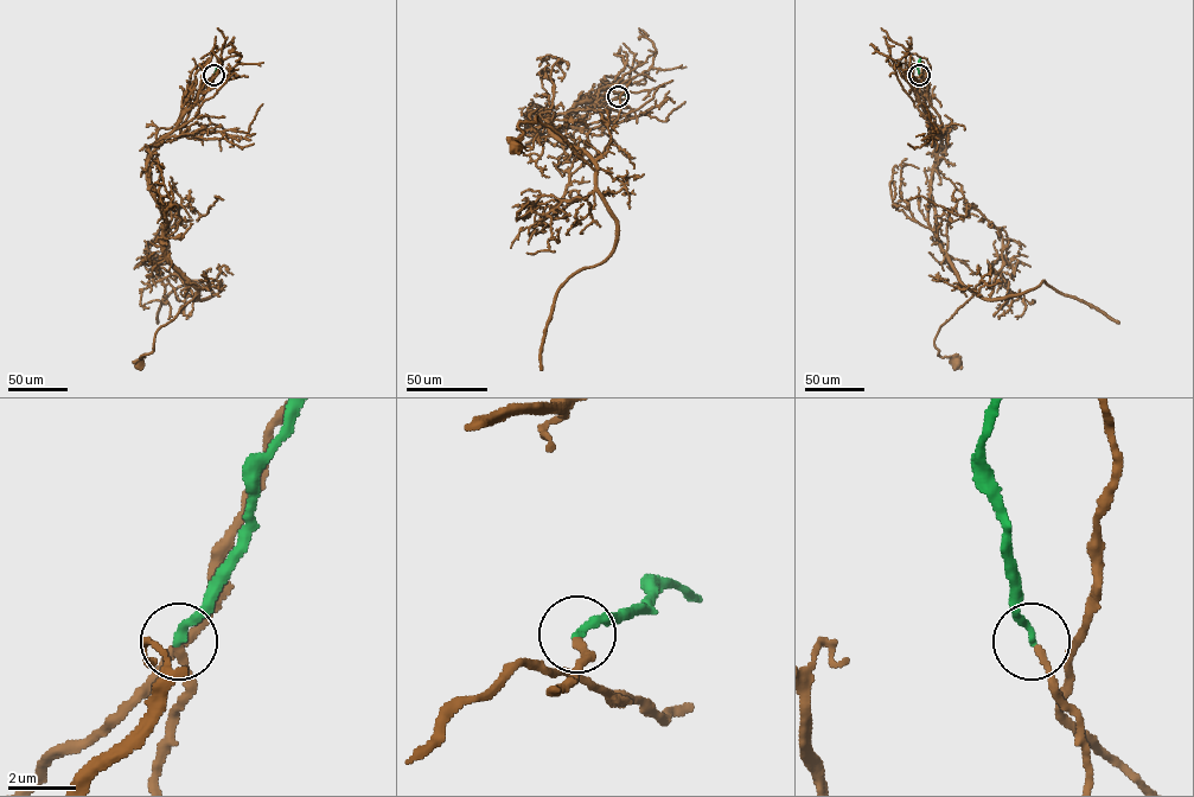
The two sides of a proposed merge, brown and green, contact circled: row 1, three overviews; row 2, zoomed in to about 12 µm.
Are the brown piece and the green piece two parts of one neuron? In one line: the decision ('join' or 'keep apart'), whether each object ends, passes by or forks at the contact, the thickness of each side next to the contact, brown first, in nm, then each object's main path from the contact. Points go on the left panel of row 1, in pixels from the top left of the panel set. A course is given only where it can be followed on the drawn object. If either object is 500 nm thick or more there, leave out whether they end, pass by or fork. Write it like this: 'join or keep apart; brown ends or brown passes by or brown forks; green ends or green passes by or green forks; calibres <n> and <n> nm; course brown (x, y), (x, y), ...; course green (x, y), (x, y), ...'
join; brown passes by; green ends; calibres 160 and 240 nm; course brown (214, 75), (186, 120), (147, 158), (148, 189), (165, 221), (163, 252), (197, 293), (158, 330), (139, 364); course green (214, 75), (221, 58)

